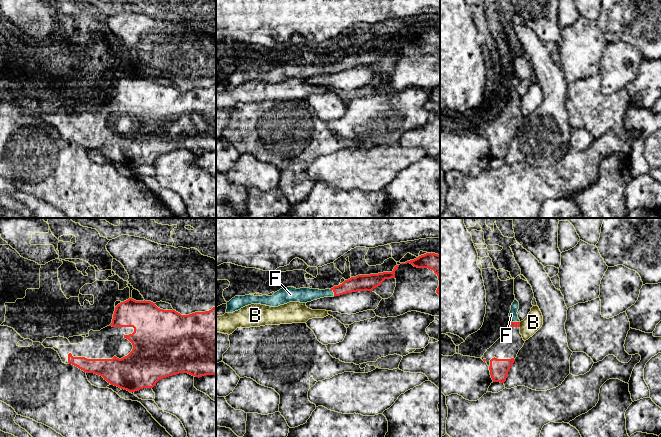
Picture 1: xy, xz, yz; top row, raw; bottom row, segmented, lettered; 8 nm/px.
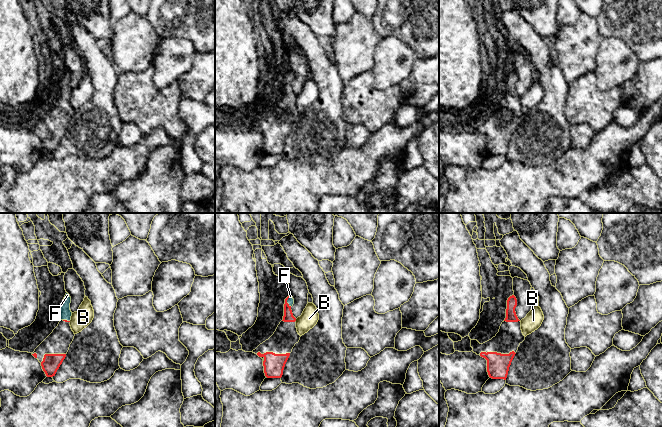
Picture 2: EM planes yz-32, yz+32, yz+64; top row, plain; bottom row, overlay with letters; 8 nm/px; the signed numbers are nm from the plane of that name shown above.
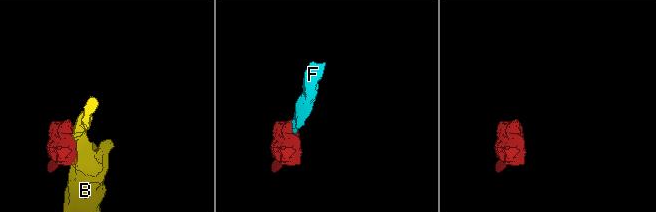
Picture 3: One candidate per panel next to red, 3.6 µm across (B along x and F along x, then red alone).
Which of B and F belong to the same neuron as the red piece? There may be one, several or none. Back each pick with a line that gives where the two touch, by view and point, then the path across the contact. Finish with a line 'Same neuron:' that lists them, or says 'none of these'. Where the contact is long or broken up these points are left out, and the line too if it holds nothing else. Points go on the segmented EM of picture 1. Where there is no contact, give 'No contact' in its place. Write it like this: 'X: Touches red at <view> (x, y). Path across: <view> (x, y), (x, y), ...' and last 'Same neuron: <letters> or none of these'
F: Touches red at xz (333, 291). Path across: xz (361, 282), (333, 291), (303, 295)
Same neuron: F

